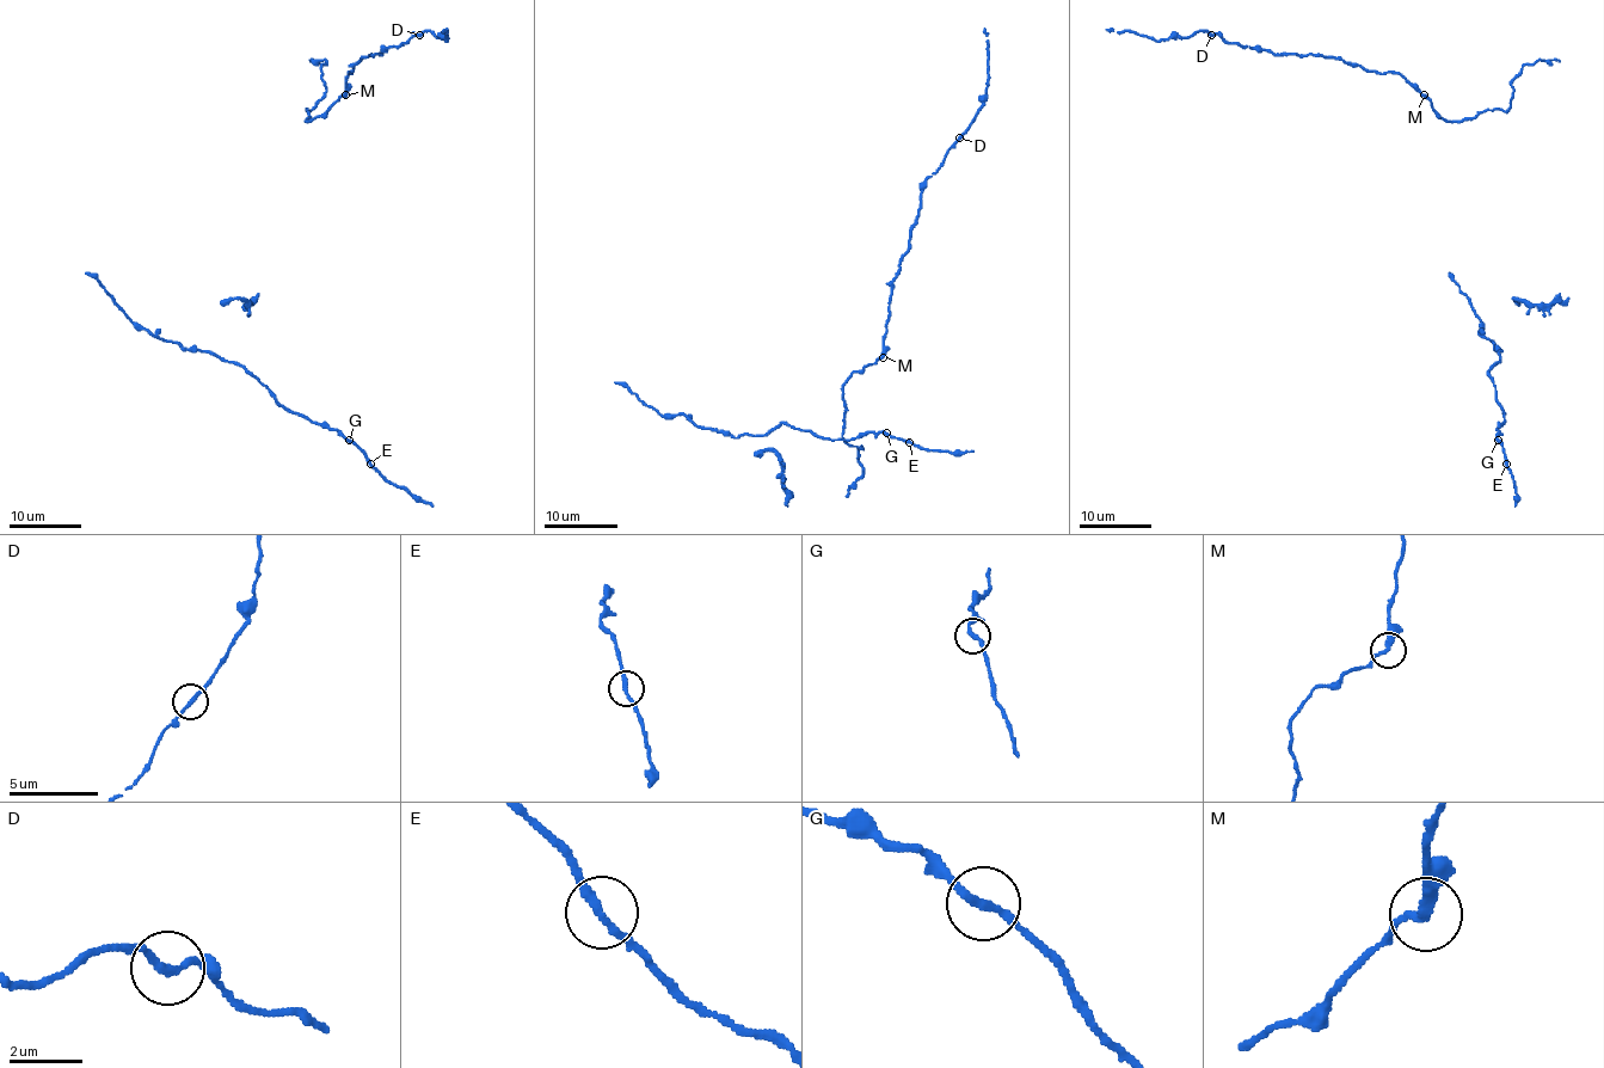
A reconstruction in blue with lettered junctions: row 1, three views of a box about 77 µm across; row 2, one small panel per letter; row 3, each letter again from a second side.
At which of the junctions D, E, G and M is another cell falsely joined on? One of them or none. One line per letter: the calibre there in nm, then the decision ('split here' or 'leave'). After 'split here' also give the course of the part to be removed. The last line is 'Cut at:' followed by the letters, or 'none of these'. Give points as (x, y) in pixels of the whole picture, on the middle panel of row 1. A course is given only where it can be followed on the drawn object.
D: calibre 200 nm; leave
E: calibre 220 nm; leave
G: calibre 200 nm; leave
M: calibre 190 nm; leave
Cut at: none of these

